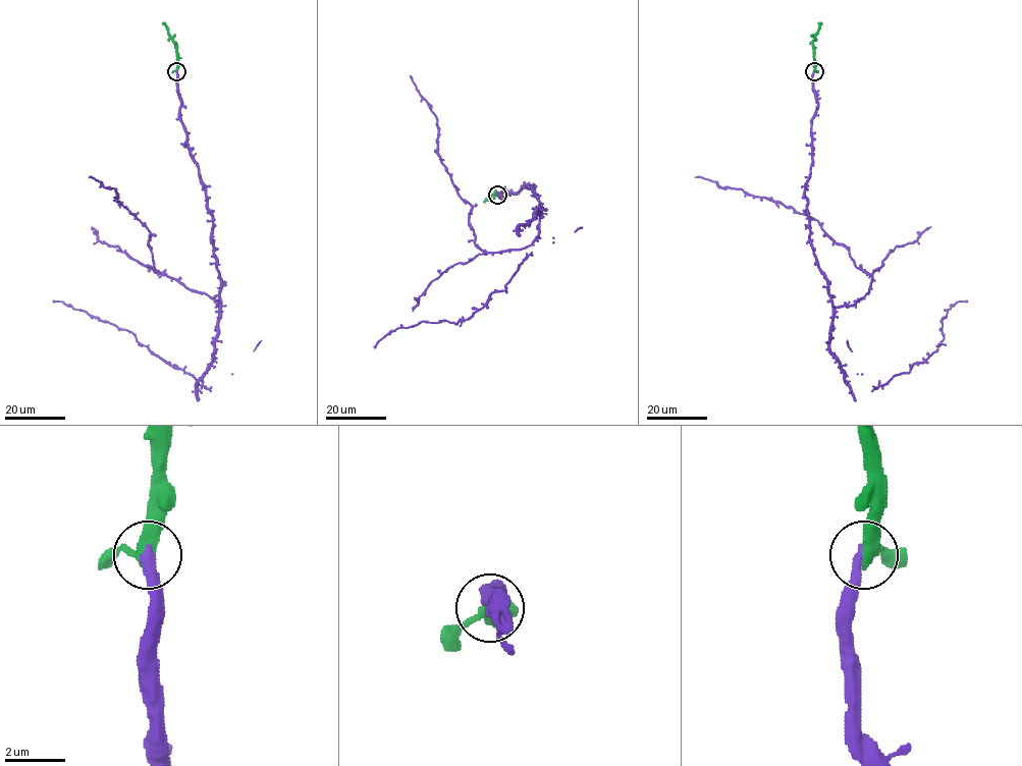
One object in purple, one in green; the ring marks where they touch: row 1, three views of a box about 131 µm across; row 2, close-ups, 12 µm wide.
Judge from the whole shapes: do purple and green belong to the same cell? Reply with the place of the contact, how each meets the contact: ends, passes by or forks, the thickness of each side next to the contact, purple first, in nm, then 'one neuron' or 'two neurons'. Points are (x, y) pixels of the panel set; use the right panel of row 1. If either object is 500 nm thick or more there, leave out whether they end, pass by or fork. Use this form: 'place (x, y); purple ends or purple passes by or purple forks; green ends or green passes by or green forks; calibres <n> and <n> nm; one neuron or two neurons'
place (814, 71); purple ends; green passes by; calibres 360 and 400 nm; one neuron

